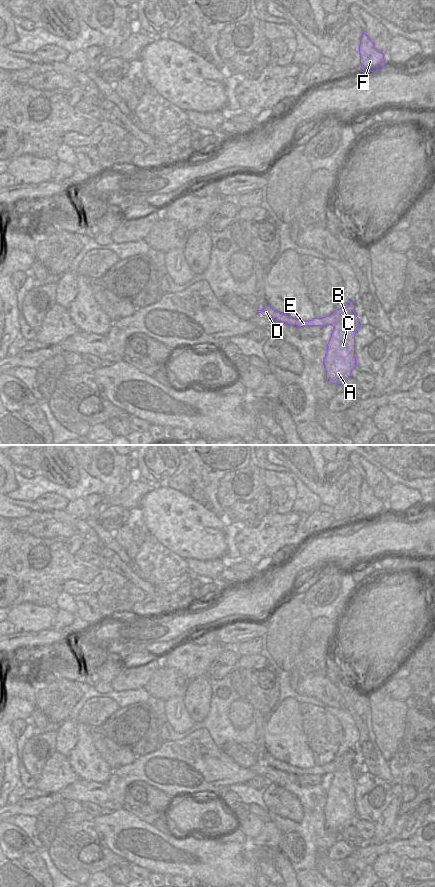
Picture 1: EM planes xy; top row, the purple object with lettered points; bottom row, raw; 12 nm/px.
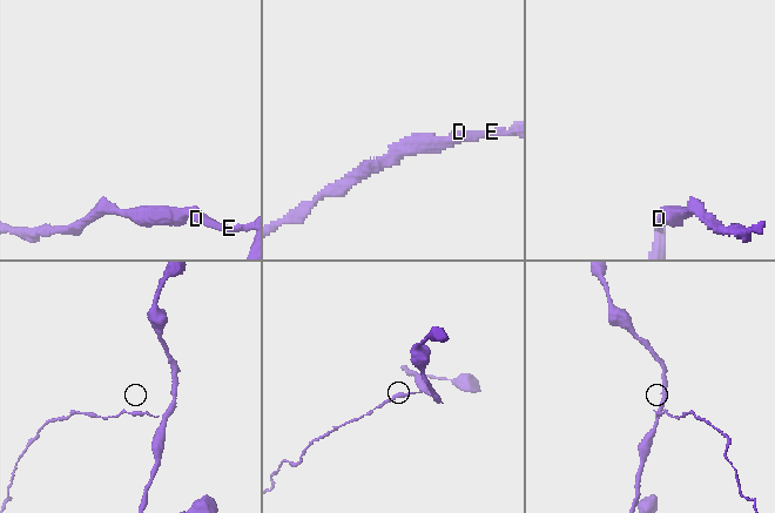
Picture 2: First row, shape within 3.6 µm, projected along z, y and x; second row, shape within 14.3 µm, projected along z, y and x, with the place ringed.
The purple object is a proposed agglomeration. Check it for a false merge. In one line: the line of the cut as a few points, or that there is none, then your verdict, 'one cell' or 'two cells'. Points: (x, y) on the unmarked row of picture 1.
xy (321, 767), (326, 773) | two cells

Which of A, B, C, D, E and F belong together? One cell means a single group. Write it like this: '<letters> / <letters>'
A B C F / D E

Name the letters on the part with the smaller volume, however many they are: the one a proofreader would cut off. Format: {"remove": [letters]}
{"remove": ["D", "E"]}

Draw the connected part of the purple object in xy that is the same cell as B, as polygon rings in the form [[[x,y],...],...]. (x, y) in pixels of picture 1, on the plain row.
[[[354,749],[348,750],[322,768],[326,773],[334,775],[323,808],[326,829],[341,834],[351,825],[352,818],[356,815],[355,784],[360,771]]]

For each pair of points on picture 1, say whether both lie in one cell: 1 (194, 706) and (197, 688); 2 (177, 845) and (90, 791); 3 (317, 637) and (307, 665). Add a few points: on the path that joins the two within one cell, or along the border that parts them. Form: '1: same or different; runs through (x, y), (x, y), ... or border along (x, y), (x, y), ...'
1: same; runs through (197, 702), (197, 692)
2: different; border along (123, 807), (113, 811)
3: same; runs through (316, 644), (312, 658)

